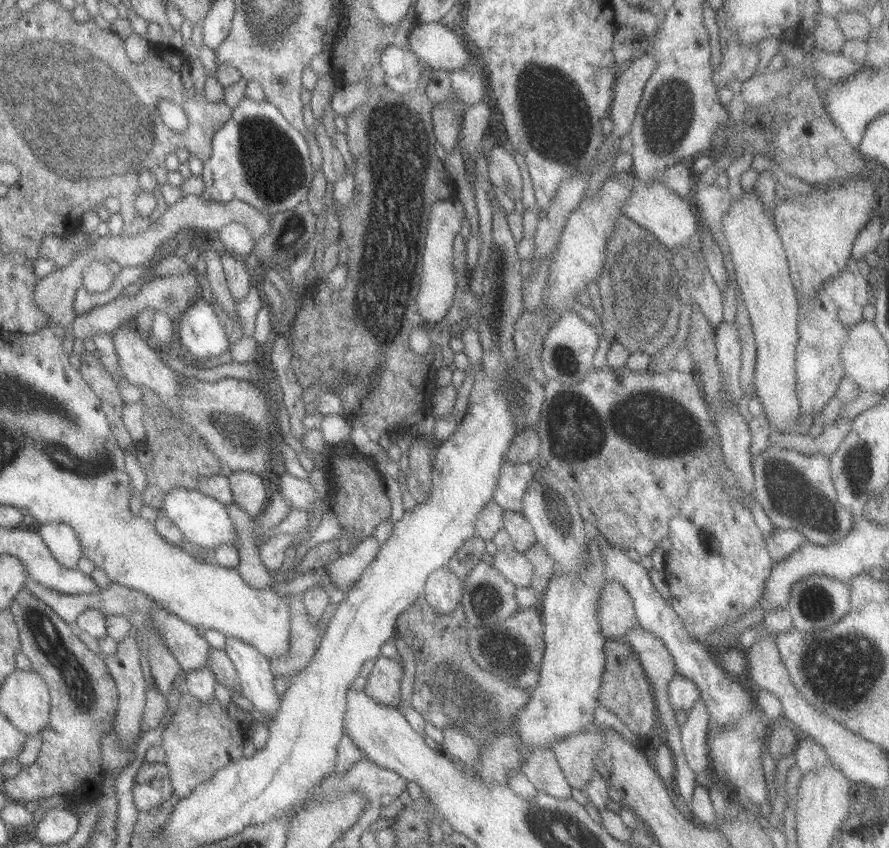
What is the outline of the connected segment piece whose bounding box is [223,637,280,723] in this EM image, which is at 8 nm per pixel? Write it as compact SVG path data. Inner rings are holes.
M225 637L223 649L233 665L242 697L249 700L253 710L263 714L263 723L267 723L278 707L280 698L274 690L270 661L252 646L236 638Z

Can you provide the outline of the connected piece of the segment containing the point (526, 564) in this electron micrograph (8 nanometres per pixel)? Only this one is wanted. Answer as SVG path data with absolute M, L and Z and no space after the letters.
M495 552L490 565L514 587L529 587L532 577L532 564L523 557L522 553L515 552L513 555L505 555Z

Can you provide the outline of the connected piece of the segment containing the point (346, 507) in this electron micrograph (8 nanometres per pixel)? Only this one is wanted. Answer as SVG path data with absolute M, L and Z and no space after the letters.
M351 442L335 447L331 451L329 465L326 465L325 474L328 478L328 508L338 520L340 532L335 538L341 543L351 540L350 546L355 547L361 540L374 533L374 528L393 513L389 499L383 490L383 481L376 469L374 460L356 450Z

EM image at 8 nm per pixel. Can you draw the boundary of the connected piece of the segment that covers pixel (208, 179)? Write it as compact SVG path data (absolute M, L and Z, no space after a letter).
M243 97L237 106L230 109L230 117L211 137L211 152L209 158L202 161L203 167L199 176L204 182L204 195L208 194L208 200L215 203L239 200L266 217L291 210L304 202L312 179L314 169L309 161L307 147L303 135L291 128L270 102L254 102Z

